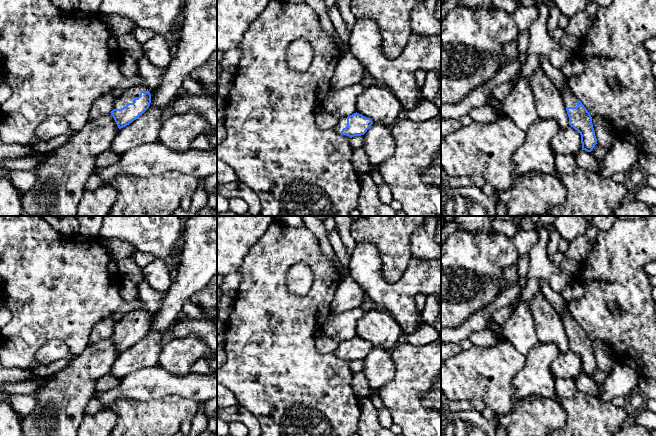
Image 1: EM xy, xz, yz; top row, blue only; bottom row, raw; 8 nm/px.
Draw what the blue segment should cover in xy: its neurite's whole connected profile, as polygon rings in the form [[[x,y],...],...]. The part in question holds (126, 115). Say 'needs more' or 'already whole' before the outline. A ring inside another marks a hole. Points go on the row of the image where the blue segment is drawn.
needs more; [[[139,74],[138,76],[140,77],[140,83],[132,88],[126,89],[118,98],[116,98],[113,106],[114,109],[110,112],[119,129],[132,123],[150,106],[151,94],[149,92],[149,88],[145,79]]]

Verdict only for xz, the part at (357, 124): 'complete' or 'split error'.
split error

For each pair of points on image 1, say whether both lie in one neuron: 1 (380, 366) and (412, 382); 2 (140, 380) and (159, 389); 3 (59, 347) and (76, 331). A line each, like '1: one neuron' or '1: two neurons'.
1: two neurons
2: one neuron
3: two neurons

